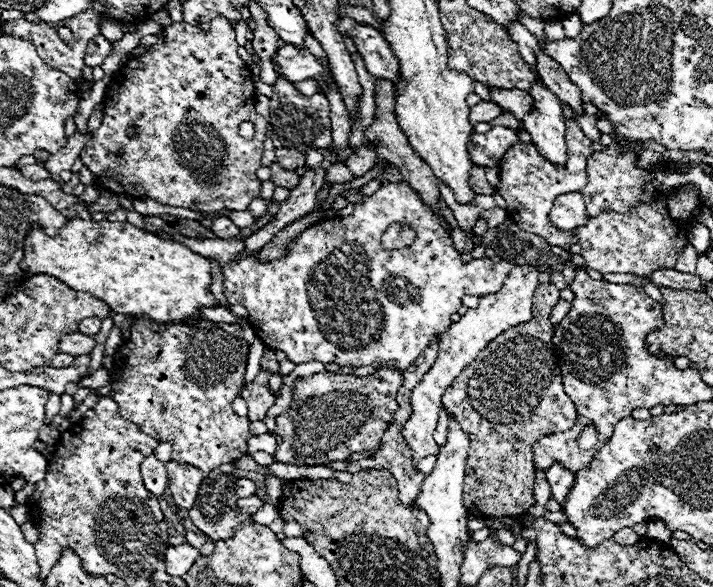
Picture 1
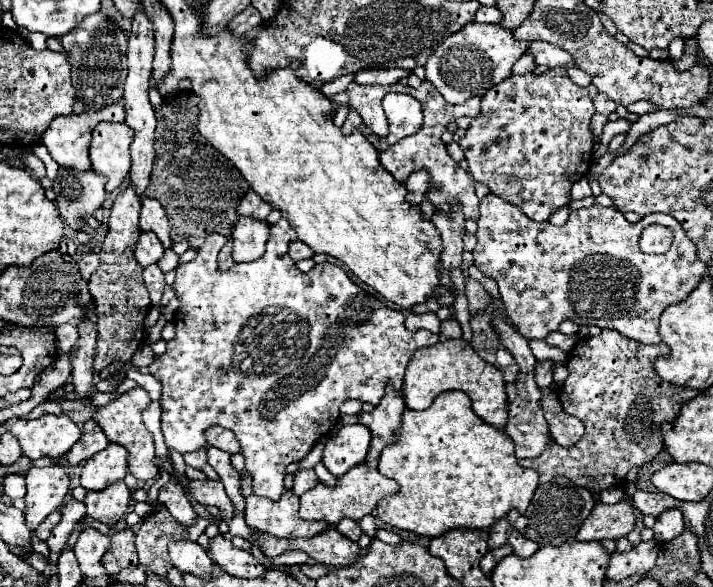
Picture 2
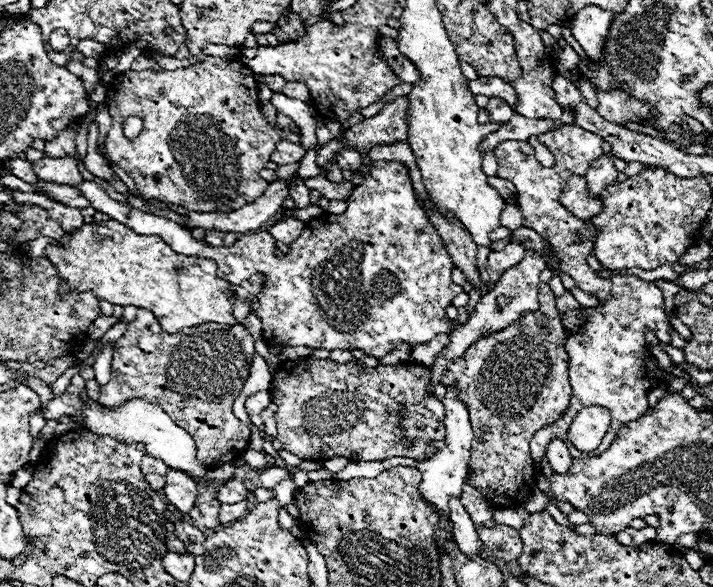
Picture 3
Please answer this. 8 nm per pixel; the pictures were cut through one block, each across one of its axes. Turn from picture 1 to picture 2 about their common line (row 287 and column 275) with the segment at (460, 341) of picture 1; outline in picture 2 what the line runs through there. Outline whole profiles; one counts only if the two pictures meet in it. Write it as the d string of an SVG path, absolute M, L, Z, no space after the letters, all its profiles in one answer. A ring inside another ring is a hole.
M286 490L282 500L272 502L260 496L246 498L246 524L276 538L314 538L330 524L302 520L298 514L298 496Z

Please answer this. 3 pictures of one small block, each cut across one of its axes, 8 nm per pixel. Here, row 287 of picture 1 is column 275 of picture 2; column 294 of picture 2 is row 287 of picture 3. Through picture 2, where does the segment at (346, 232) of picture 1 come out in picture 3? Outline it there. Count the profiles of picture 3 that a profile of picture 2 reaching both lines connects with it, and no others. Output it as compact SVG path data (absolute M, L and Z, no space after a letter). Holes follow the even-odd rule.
M374 162L362 184L358 184L348 196L348 210L344 214L322 214L320 218L310 220L298 240L290 244L290 254L286 256L276 256L274 238L270 238L268 244L260 244L252 242L250 234L236 240L234 246L242 248L234 252L230 252L226 246L210 248L204 242L194 240L192 232L184 232L184 228L168 218L140 212L130 204L112 200L96 182L82 180L78 190L92 200L92 208L108 214L112 220L132 228L134 232L160 236L180 254L216 260L218 276L230 284L240 284L248 276L262 272L266 288L262 288L262 294L252 310L262 320L262 336L270 346L312 346L326 350L360 348L368 356L382 358L384 354L396 350L402 342L416 346L432 340L436 334L450 332L452 324L446 320L446 308L452 304L452 296L462 292L462 286L452 282L450 274L454 264L442 244L440 234L420 208L412 192L408 170L402 162Z

